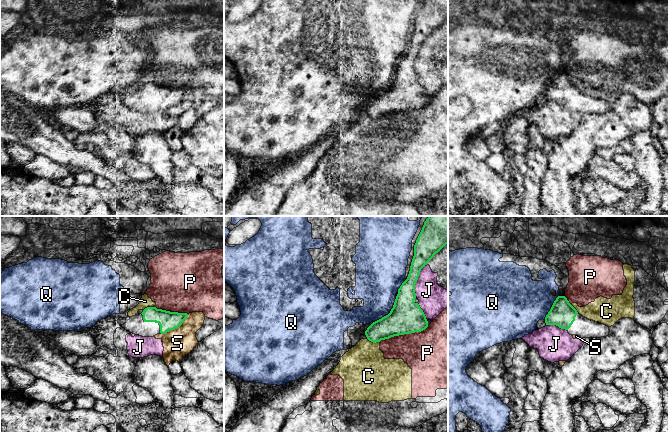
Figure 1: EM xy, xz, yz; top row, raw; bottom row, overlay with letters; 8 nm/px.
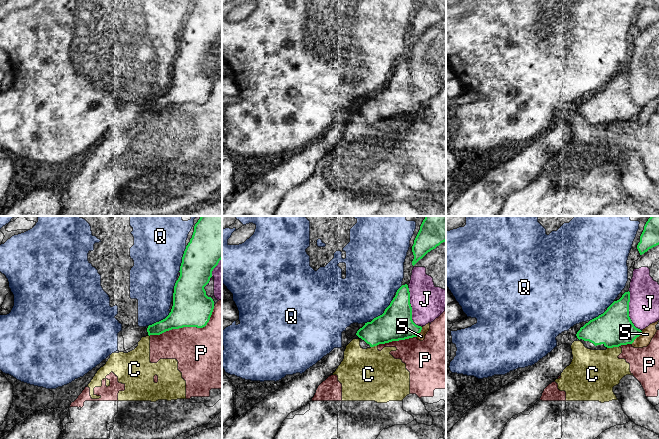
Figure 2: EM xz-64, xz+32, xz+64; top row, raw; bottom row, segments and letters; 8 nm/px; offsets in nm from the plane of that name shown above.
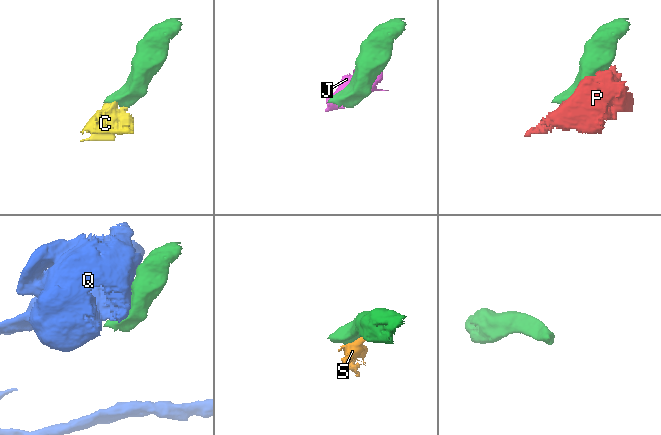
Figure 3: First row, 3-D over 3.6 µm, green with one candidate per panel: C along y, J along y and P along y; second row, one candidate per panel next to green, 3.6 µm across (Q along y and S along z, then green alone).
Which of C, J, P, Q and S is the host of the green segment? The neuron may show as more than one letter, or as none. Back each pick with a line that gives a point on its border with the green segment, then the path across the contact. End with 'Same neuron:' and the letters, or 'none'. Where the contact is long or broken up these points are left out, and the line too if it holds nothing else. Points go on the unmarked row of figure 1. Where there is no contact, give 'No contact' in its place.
Same neuron: none

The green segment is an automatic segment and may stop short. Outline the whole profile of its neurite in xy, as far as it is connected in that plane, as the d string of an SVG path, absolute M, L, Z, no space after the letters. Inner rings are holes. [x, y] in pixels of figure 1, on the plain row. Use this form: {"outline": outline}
{"outline": "M147 83L141 90L119 94L117 97L125 106L142 113L165 110L182 101L187 89L170 88L156 83Z"}

